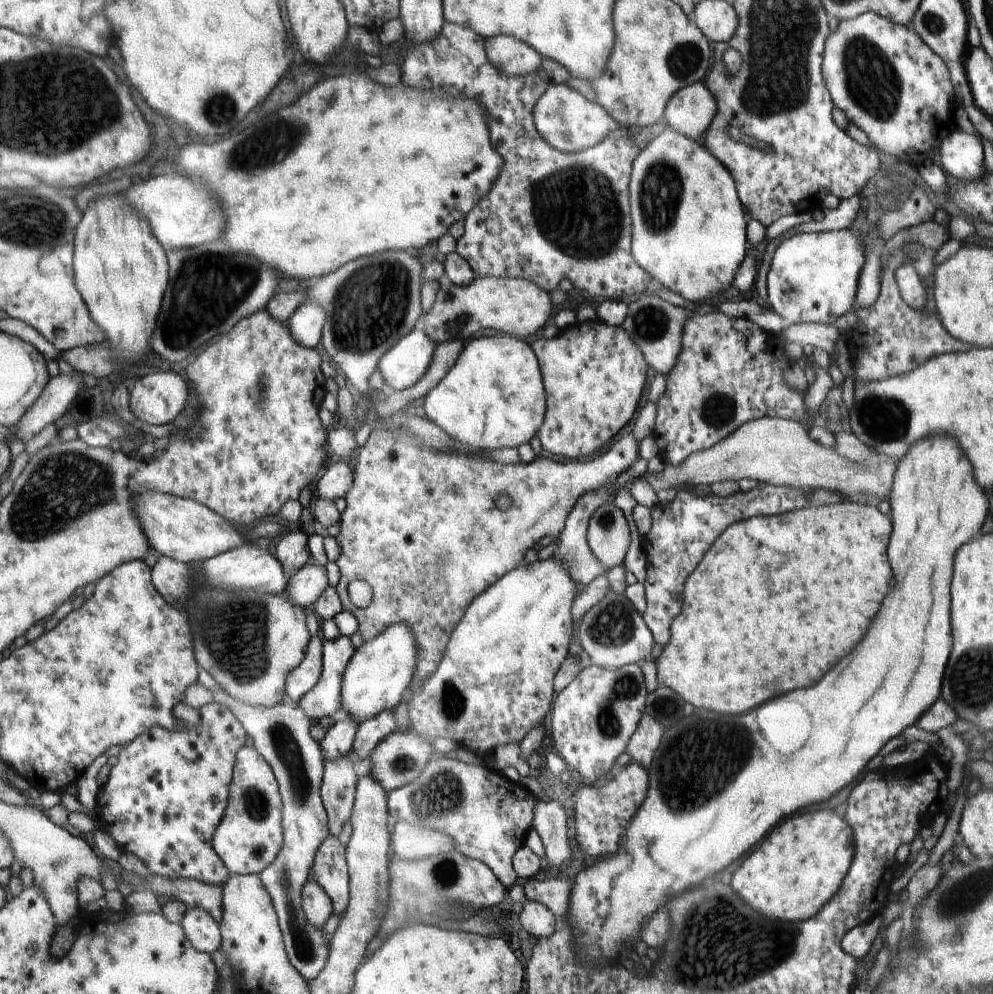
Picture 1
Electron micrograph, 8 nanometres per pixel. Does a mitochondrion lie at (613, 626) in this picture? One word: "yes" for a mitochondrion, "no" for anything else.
yes

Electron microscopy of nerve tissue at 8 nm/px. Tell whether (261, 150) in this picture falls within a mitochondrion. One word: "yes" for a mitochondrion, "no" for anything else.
yes

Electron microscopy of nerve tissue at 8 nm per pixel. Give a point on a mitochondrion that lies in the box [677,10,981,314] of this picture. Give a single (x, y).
(871, 84)

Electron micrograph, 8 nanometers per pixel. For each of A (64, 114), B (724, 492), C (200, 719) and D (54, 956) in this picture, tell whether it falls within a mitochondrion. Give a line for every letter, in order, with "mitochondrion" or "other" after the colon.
A: mitochondrion
B: other
C: other
D: other

